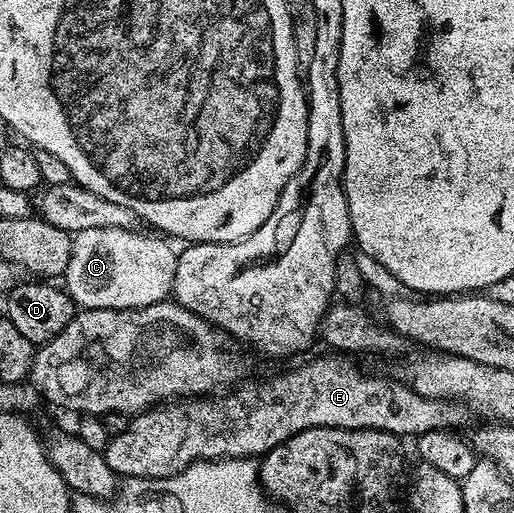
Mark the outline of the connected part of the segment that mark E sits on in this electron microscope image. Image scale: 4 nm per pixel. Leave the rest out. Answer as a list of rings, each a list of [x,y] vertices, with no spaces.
[[[326,355],[330,356],[322,356],[319,360],[310,360],[307,364],[302,364],[299,368],[292,369],[291,372],[282,372],[279,376],[272,377],[271,380],[258,380],[255,384],[242,382],[237,386],[231,387],[229,390],[223,391],[221,394],[208,395],[201,398],[178,398],[173,402],[156,404],[153,408],[146,409],[145,412],[137,413],[131,419],[130,425],[123,433],[111,436],[110,441],[106,443],[104,455],[108,466],[119,478],[129,478],[131,476],[135,476],[136,478],[168,478],[172,474],[184,470],[188,465],[195,464],[197,460],[231,460],[232,458],[240,458],[241,456],[261,458],[276,446],[280,446],[280,442],[284,442],[304,430],[312,430],[313,428],[371,428],[377,432],[391,432],[391,434],[399,438],[407,438],[406,436],[416,438],[428,430],[458,426],[454,424],[462,424],[466,420],[466,412],[468,413],[467,405],[459,401],[437,400],[436,397],[425,397],[424,394],[416,394],[416,390],[412,390],[410,385],[401,379],[398,379],[398,381],[389,380],[386,376],[365,376],[360,369],[353,368],[352,365],[344,361],[347,359],[344,359],[341,355]]]

